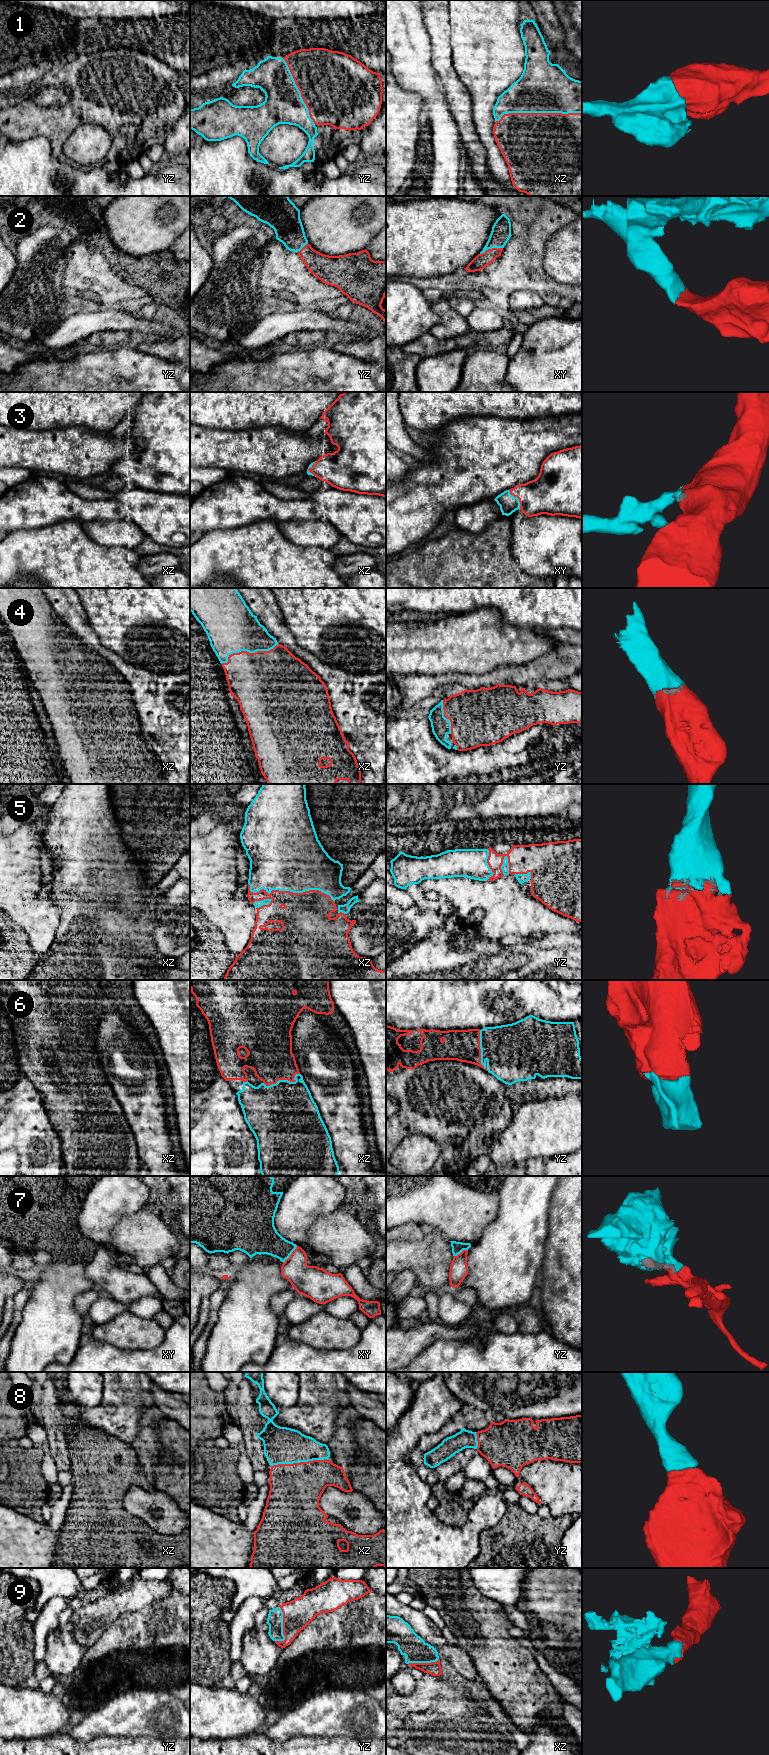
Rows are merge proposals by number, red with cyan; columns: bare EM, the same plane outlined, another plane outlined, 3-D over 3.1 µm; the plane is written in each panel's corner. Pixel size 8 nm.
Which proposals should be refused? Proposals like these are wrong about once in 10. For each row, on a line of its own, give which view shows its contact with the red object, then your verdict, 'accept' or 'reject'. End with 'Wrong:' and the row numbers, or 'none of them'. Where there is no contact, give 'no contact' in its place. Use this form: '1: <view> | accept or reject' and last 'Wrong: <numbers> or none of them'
1: xz | accept
2: xy | accept
3: xy | accept
4: xz | accept
5: xz | accept
6: yz | accept
7: xy | reject
8: xz | accept
9: yz | accept
Wrong: 7

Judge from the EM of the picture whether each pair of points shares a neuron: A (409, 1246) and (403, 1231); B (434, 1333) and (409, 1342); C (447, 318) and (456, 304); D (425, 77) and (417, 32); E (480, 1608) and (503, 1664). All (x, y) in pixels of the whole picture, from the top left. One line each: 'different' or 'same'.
A: different
B: same
C: different
D: same
E: same

